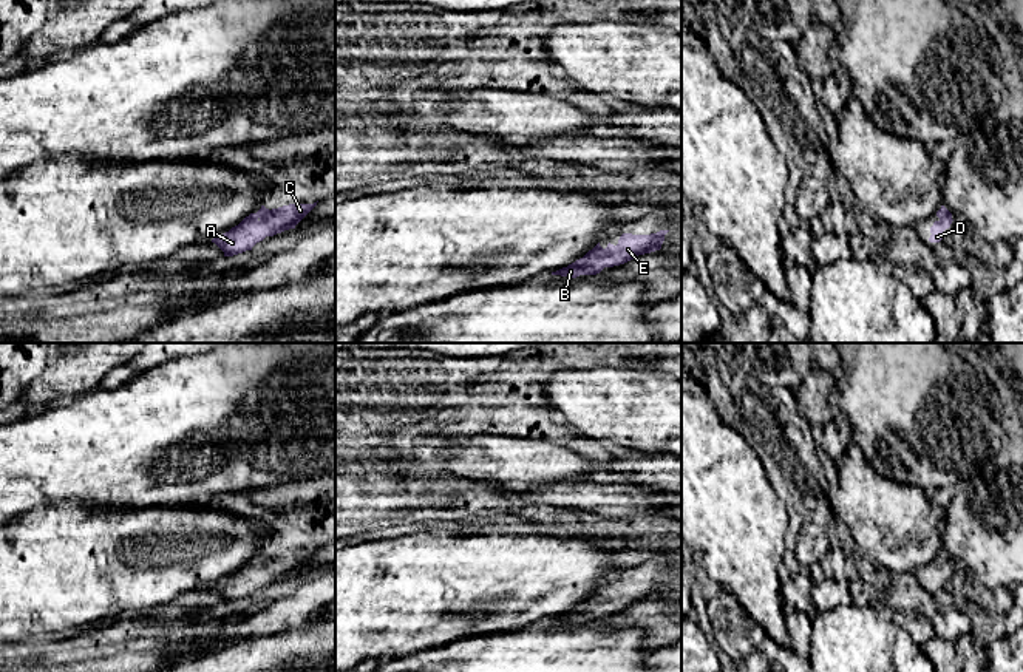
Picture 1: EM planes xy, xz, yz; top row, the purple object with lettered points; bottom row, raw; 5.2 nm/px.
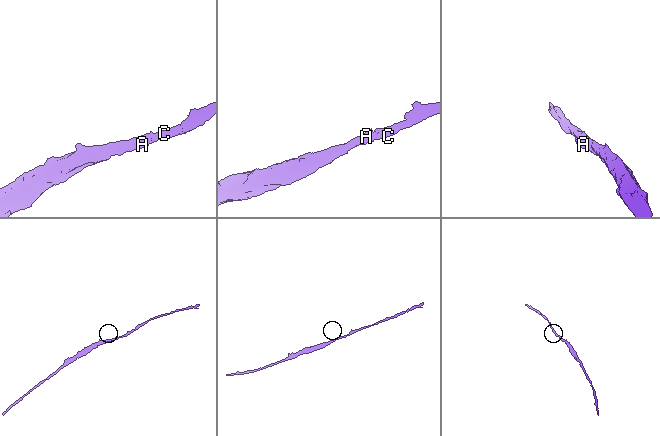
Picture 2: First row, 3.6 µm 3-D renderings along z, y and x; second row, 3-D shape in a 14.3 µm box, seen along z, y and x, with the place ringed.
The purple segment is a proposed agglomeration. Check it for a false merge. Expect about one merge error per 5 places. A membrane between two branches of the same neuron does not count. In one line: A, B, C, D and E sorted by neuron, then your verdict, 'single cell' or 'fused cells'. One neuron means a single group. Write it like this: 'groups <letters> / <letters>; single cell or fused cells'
groups A B C D E; single cell

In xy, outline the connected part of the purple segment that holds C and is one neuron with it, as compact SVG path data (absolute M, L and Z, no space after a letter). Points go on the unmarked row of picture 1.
M289 550L278 555L261 555L246 562L238 572L212 585L224 602L233 602L263 587L295 572L317 552L314 550Z

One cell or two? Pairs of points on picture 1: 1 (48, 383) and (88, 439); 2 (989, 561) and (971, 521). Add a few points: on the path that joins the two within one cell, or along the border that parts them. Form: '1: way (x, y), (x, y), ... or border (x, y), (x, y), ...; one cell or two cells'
1: border (95, 388), (44, 408); two cells
2: way (989, 552), (989, 539), (980, 530); one cell

